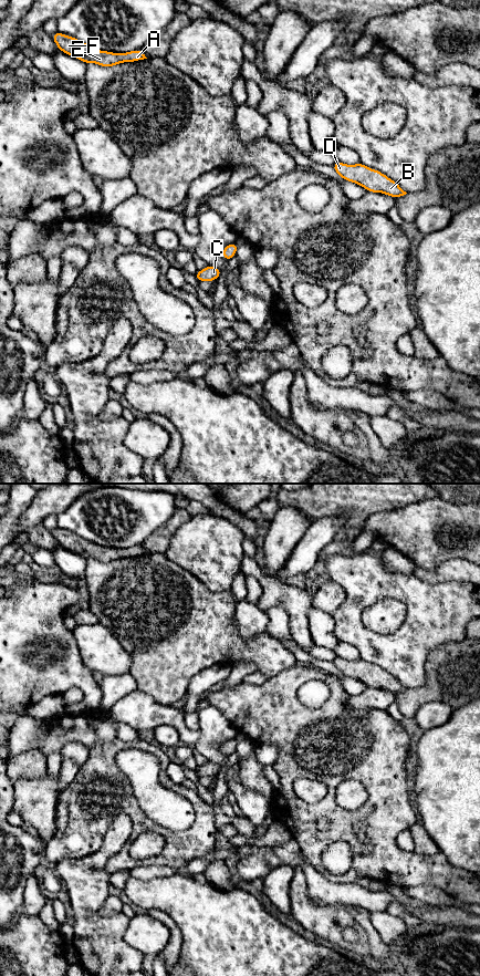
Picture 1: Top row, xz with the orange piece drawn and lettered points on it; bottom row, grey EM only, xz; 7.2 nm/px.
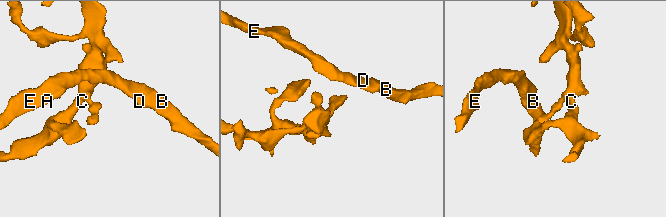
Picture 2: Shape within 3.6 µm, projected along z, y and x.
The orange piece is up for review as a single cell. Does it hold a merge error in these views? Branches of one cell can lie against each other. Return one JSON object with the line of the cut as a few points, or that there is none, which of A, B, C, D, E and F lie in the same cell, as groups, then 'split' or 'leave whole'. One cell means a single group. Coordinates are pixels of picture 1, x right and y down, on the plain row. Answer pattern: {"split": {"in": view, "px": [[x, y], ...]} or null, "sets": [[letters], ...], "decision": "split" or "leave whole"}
{"split": null, "sets": [["A", "B", "C", "D", "E", "F"]], "decision": "leave whole"}

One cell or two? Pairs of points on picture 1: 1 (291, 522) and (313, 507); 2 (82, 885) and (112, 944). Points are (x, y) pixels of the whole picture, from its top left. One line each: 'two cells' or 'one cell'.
1: two cells
2: one cell

